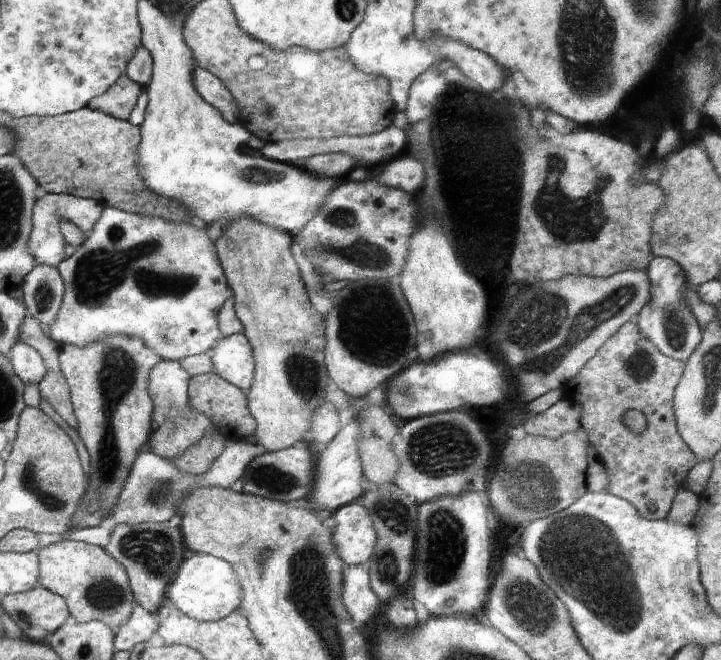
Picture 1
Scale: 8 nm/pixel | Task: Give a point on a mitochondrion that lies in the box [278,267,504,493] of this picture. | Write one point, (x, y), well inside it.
(374, 329)

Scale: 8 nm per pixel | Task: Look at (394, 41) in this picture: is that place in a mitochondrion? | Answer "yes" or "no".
no

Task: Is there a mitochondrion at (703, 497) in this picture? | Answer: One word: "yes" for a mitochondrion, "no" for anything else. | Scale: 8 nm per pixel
no

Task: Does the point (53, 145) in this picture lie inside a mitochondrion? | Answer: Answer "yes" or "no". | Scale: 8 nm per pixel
no

